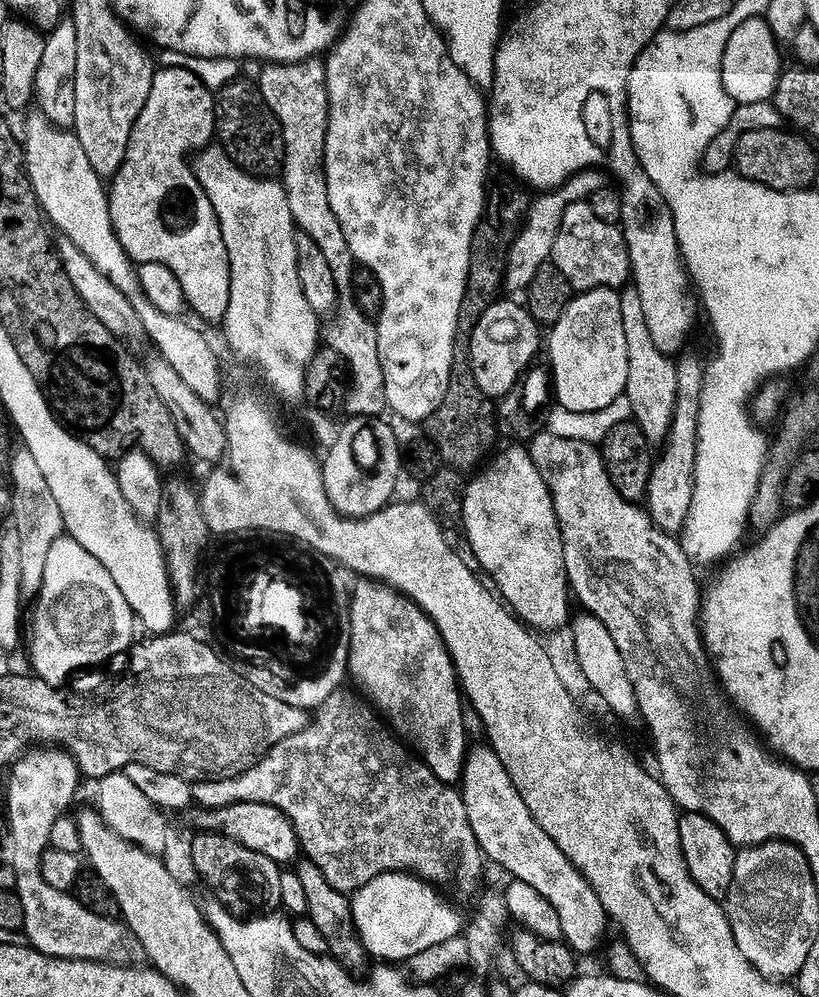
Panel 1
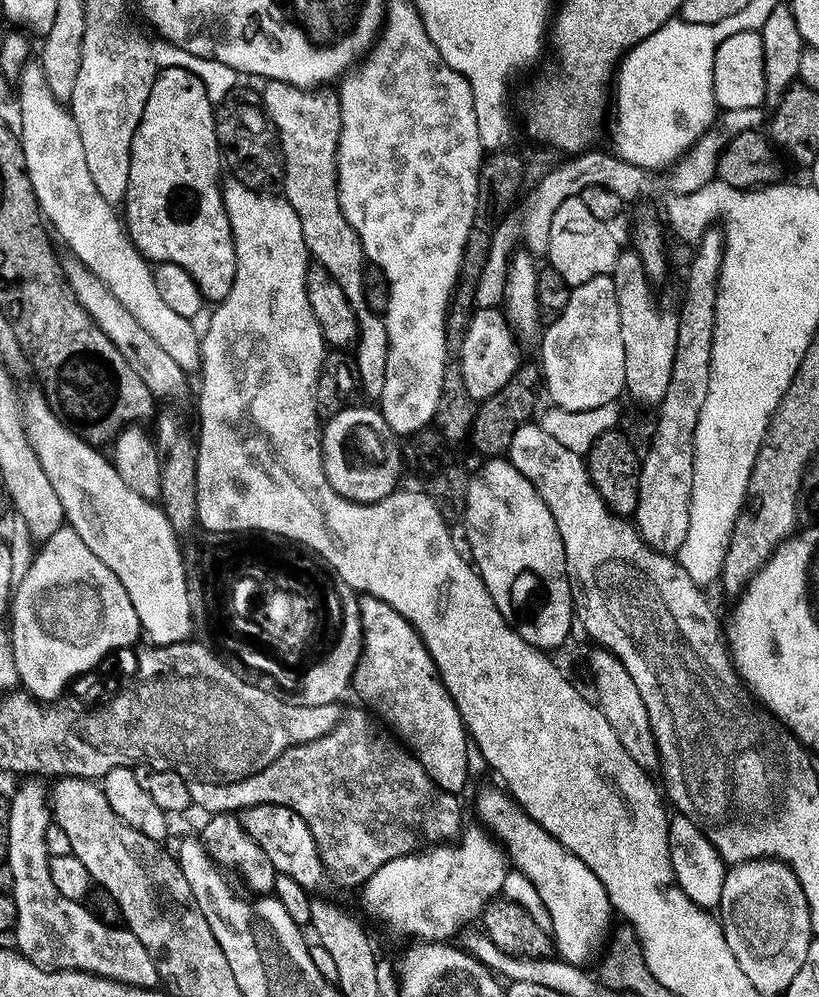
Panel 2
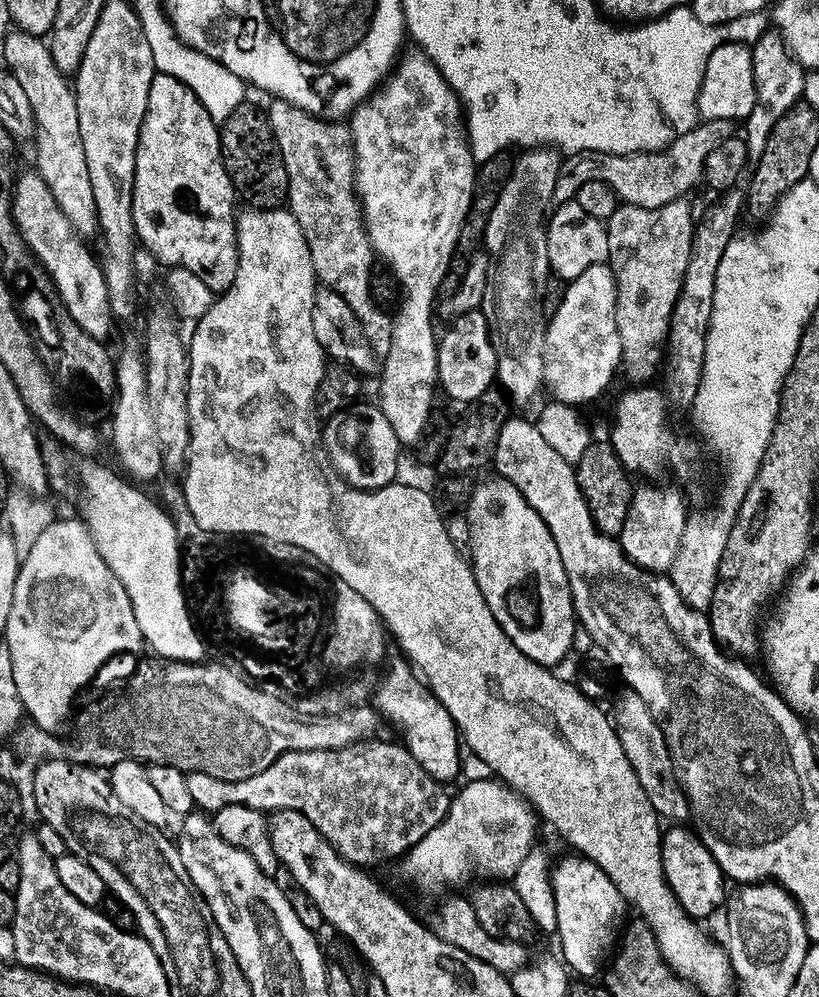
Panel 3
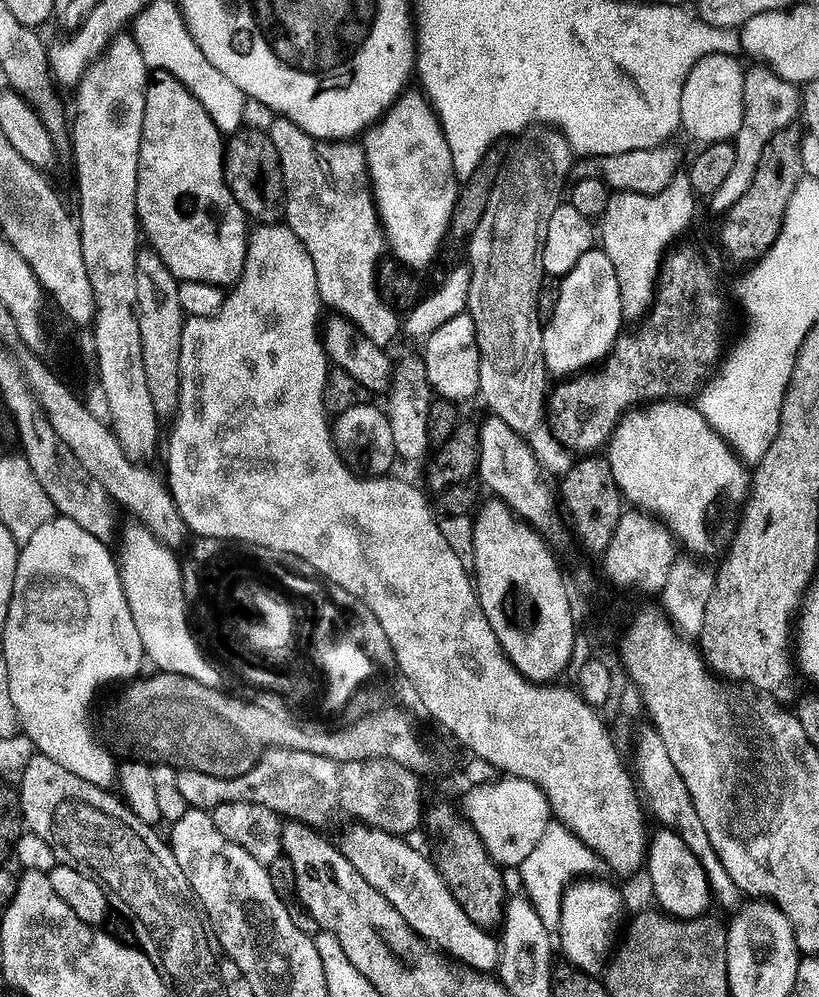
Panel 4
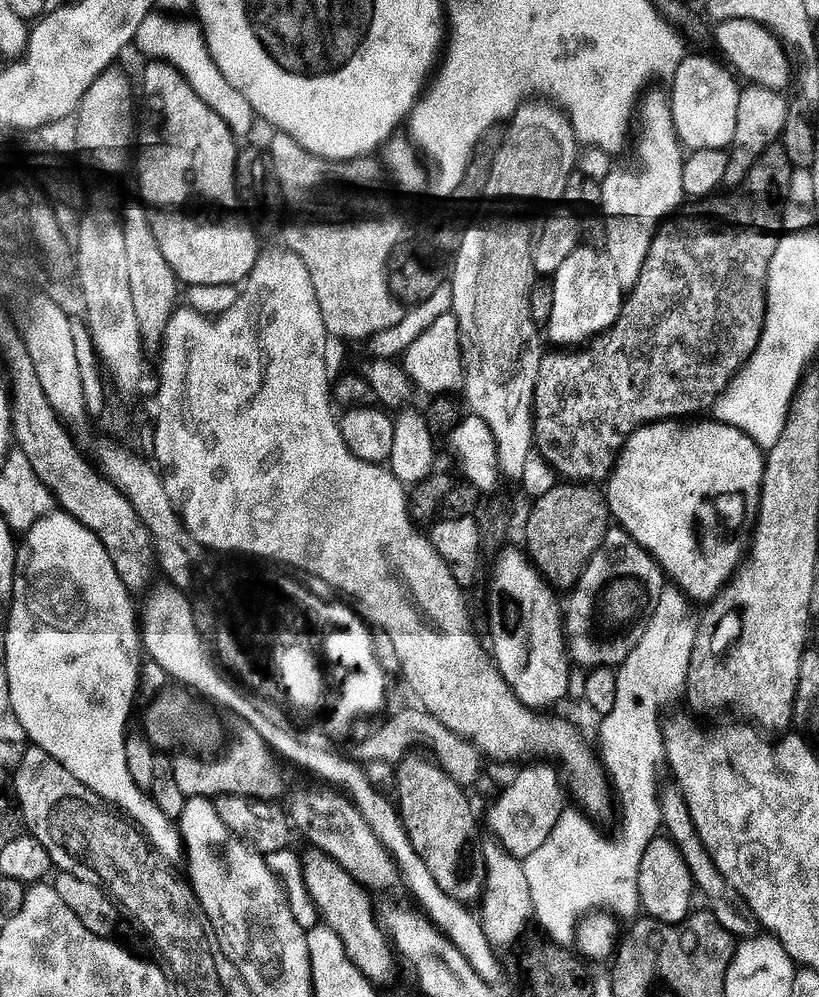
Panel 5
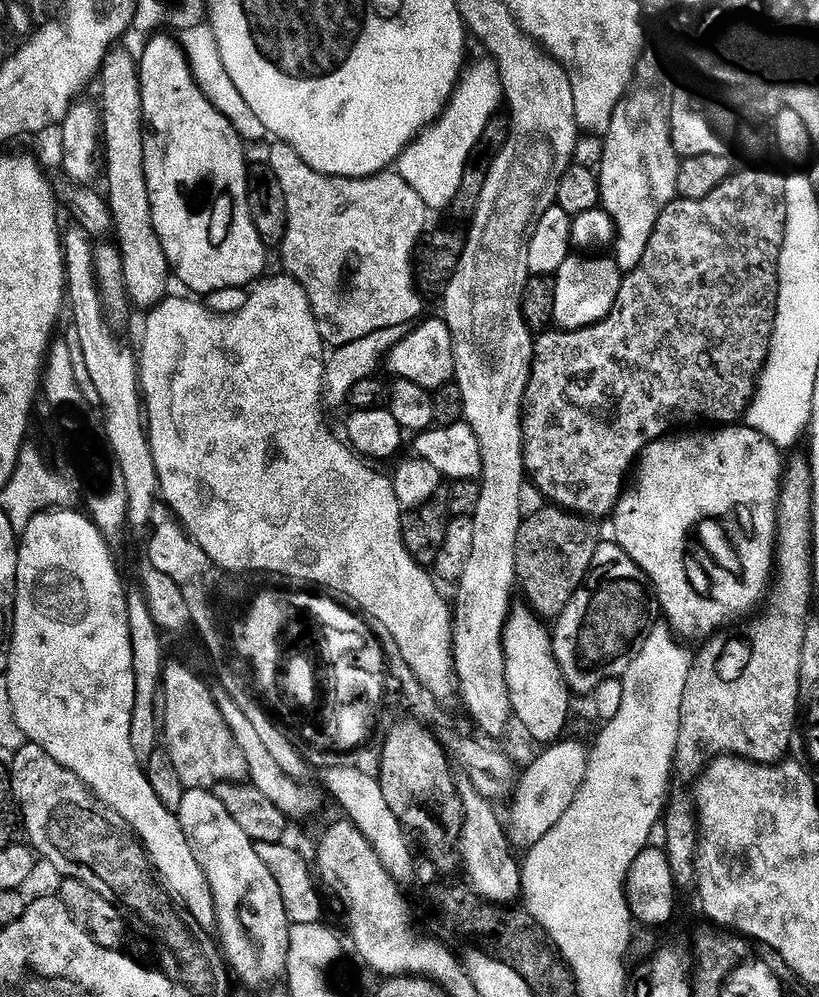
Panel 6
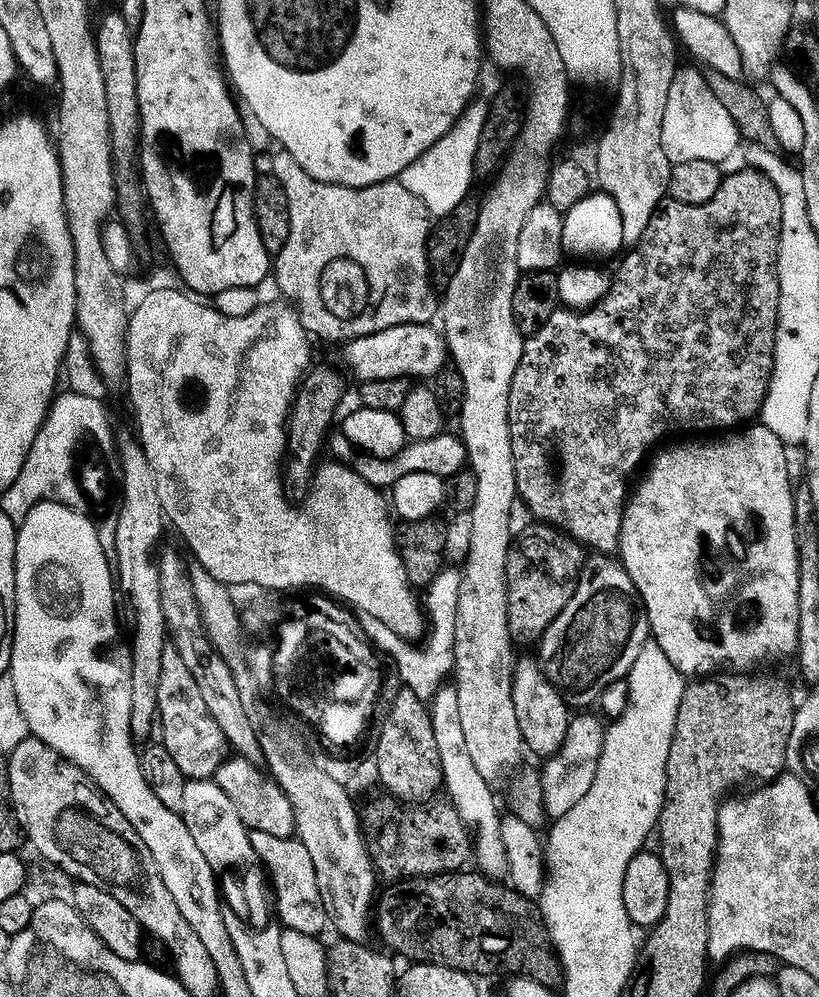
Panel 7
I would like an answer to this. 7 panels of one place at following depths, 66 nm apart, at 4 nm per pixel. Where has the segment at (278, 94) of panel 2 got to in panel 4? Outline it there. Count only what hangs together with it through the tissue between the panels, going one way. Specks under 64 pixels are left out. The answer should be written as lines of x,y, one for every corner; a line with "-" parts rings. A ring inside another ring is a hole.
276,118
266,128
267,134
278,150
284,179
284,210
286,223
293,234
302,242
314,262
314,274
321,301
332,307
333,313
345,316
352,312
348,320
356,325
370,342
387,349
388,343
401,331
402,320
393,309
380,299
376,289
376,265
386,252
386,237
380,226
380,216
376,213
376,200
372,196
372,181
368,178
368,163
364,149
356,142
329,142
316,140
306,134
293,120

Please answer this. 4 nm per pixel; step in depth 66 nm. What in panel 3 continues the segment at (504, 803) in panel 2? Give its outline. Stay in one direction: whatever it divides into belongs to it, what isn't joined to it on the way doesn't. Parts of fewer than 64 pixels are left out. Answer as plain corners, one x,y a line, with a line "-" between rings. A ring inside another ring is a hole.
568,854
557,865
553,865
550,872
552,882
552,893
555,896
555,933
558,934
560,942
560,954
563,963
580,978
594,978
601,971
600,964
612,933
615,932
615,922
621,920
624,910
628,908
627,903
621,896
621,892
610,878
606,877
599,866
578,854

